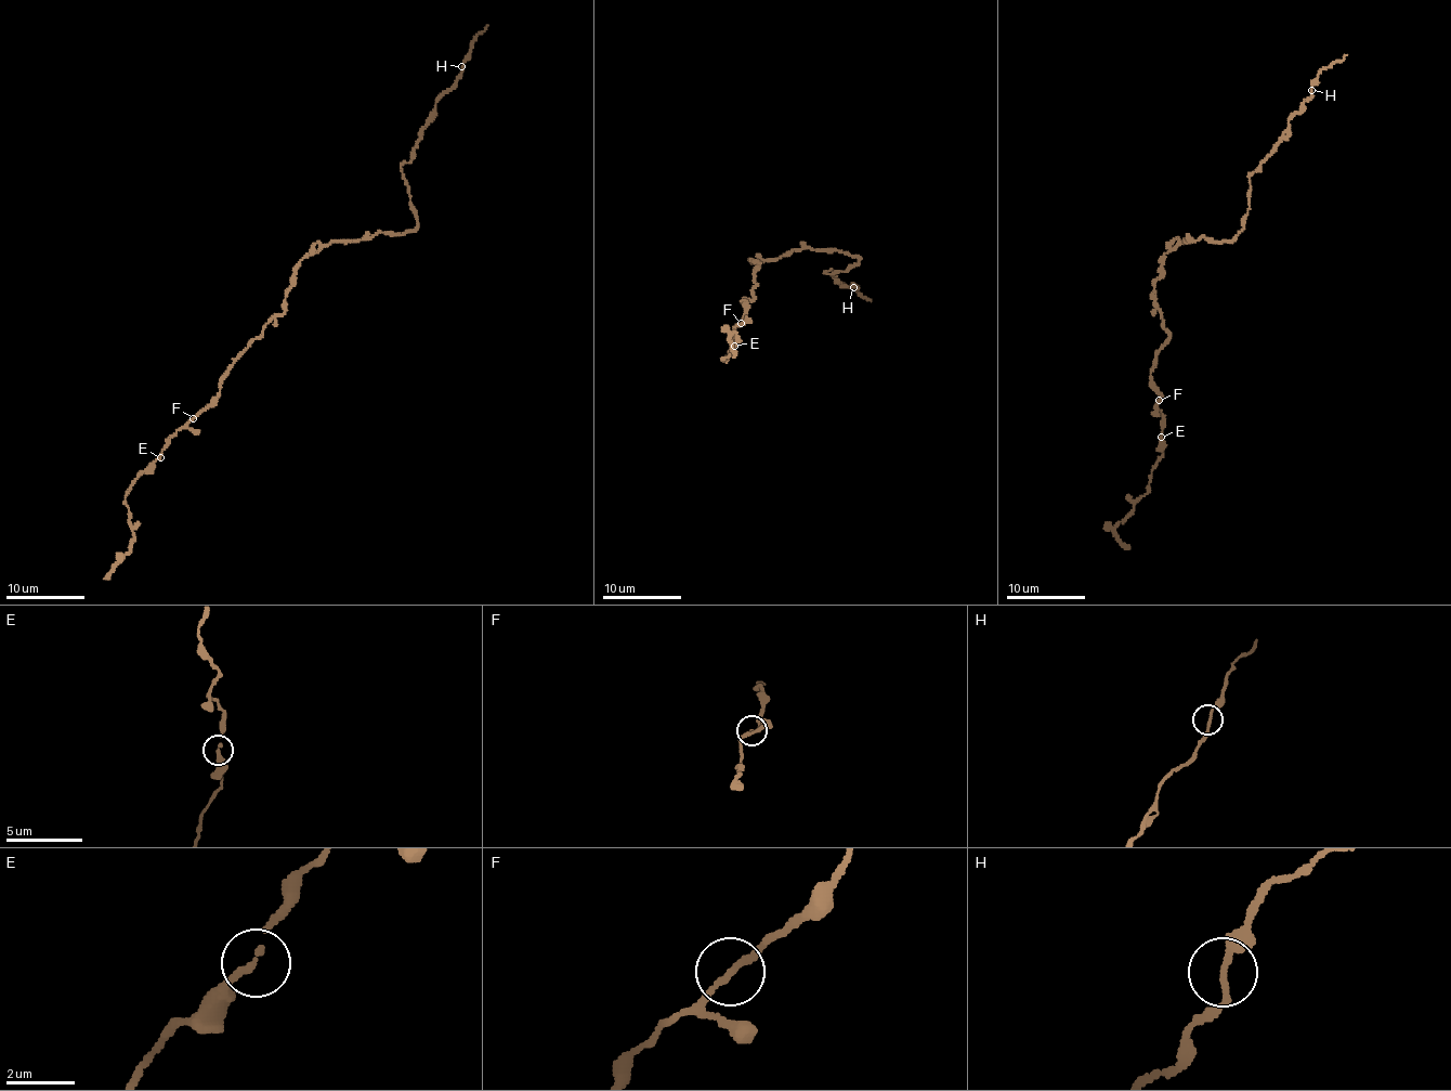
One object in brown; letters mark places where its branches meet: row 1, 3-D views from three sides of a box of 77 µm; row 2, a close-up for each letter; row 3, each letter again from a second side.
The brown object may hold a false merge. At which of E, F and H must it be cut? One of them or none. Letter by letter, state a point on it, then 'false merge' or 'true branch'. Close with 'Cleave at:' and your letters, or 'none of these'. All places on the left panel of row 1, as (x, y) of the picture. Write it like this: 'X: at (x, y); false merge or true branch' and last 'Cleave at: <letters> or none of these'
E: at (160, 457); true branch
F: at (193, 418); true branch
H: at (461, 66); true branch
Cleave at: none of these

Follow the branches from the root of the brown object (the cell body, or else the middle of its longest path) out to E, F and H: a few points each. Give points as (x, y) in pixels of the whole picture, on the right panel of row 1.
E: (1162, 258), (1154, 302), (1168, 336), (1150, 373), (1161, 397), (1155, 405), (1163, 419), (1161, 436)
F: (1162, 258), (1154, 302), (1168, 336), (1150, 373), (1161, 397), (1159, 400)
H: (1162, 258), (1184, 241), (1202, 237), (1220, 244), (1236, 237), (1250, 207), (1250, 174), (1272, 153), (1311, 90)

